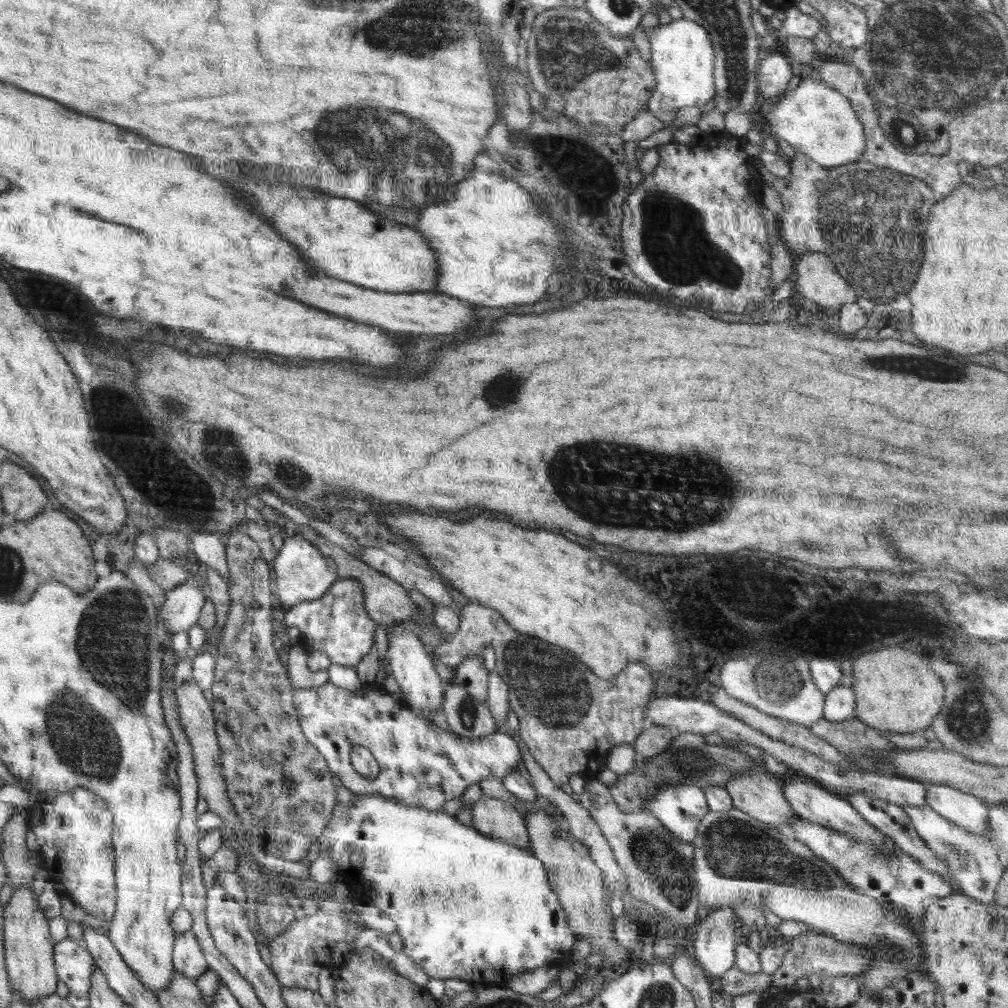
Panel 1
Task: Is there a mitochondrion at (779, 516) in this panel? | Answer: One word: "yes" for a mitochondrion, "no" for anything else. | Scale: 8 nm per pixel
no

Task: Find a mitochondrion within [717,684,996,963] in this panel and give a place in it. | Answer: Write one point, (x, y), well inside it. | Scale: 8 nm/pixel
(954, 848)

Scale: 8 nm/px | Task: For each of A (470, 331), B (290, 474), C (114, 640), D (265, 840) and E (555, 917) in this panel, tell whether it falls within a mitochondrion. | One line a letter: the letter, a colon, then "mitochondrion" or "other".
A: other
B: mitochondrion
C: mitochondrion
D: other
E: other

